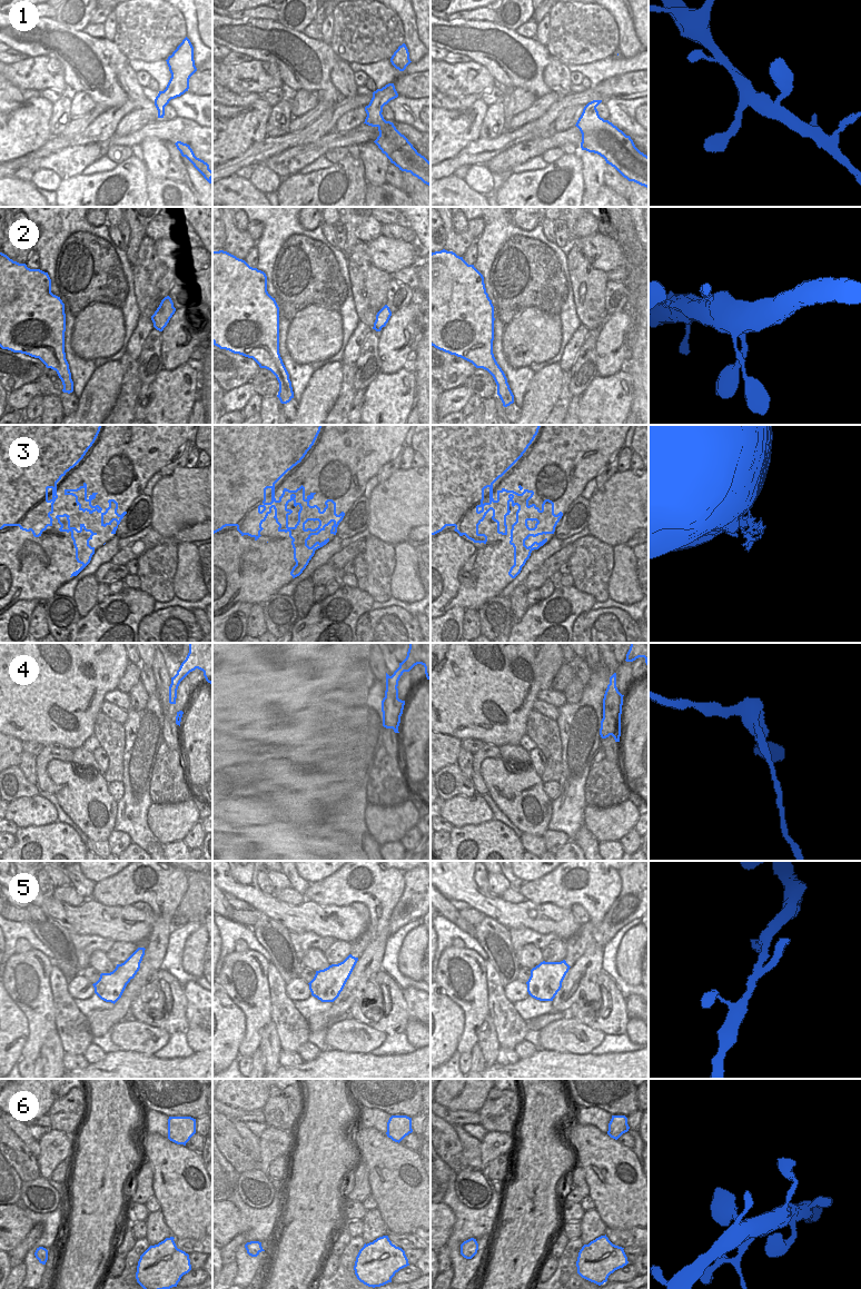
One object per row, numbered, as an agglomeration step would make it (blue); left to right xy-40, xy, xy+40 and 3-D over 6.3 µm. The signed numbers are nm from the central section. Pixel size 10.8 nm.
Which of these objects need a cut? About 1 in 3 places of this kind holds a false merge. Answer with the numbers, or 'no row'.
no row

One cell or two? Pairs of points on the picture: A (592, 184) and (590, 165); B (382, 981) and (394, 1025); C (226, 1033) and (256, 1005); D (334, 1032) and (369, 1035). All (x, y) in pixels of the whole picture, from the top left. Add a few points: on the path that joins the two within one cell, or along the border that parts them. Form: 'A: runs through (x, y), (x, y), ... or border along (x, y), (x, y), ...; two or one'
A: runs through (592, 179), (592, 169); one
B: runs through (394, 990), (396, 992), (396, 1013); one
C: border along (228, 994), (245, 1017), (245, 1038), (243, 1041); two
D: runs through (343, 1035), (360, 1035); one

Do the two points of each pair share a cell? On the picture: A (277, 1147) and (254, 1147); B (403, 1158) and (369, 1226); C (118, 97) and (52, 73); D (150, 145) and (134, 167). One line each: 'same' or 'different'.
A: different
B: different
C: different
D: different

